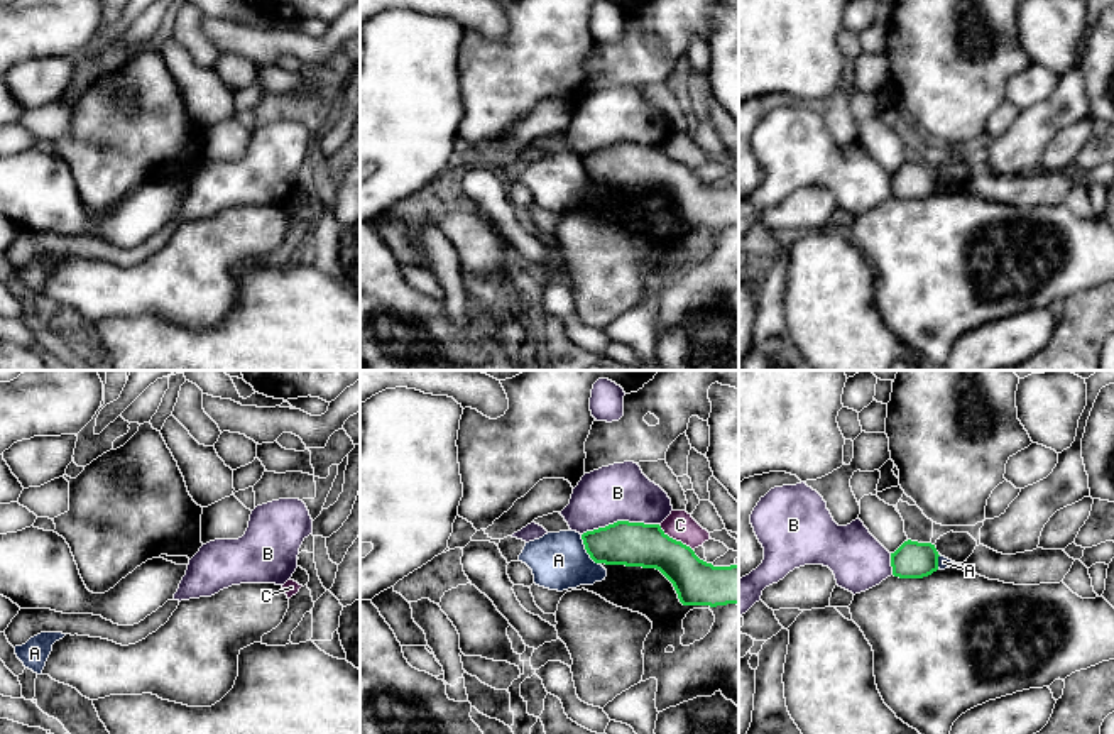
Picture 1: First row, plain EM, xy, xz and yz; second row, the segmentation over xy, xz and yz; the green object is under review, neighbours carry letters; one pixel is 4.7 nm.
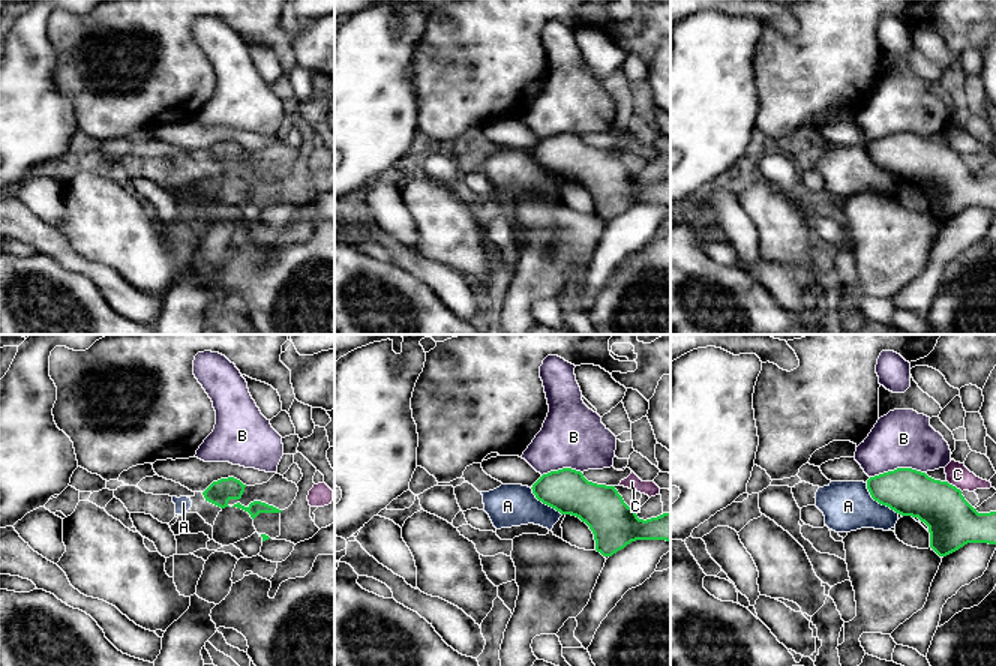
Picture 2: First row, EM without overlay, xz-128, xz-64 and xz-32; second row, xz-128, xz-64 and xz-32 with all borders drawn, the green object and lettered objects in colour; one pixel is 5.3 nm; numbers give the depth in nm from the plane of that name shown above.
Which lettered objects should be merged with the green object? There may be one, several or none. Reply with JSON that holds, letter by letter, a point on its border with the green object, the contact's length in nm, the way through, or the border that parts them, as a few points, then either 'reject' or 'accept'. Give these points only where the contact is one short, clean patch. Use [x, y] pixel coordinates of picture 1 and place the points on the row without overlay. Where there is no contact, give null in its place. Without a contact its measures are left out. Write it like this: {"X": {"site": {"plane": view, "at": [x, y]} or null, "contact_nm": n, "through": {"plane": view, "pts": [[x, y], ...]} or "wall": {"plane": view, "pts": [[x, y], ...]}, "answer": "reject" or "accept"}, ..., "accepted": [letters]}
{"A": {"site": {"plane": "xz", "at": [585, 169]}, "contact_nm": 170, "wall": {"plane": "xz", "pts": [[580, 156], [585, 173], [597, 185]]}, "answer": "reject"}, "B": {"site": {"plane": "xz", "at": [619, 142]}, "contact_nm": 380, "wall": {"plane": "xz", "pts": [[658, 144], [614, 142], [587, 151], [582, 156]]}, "answer": "reject"}, "C": {"site": {"plane": "xz", "at": [675, 161]}, "contact_nm": 200, "answer": "reject"}, "accepted": []}

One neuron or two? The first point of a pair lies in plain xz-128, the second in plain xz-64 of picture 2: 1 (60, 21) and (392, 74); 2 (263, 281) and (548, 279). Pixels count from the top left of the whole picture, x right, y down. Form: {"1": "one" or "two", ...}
{"1": "two", "2": "two"}

